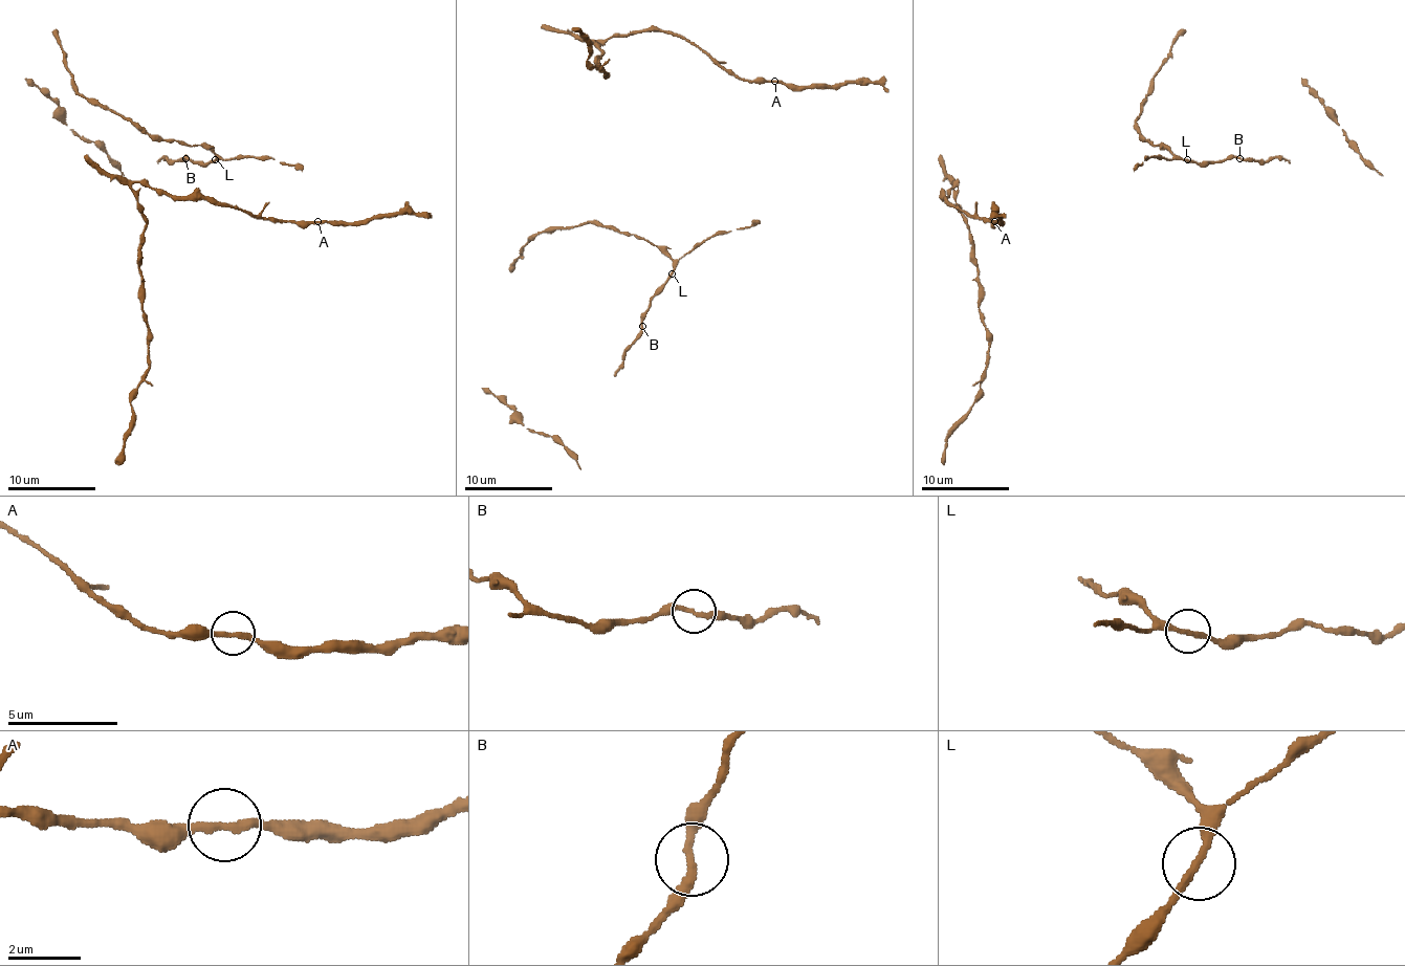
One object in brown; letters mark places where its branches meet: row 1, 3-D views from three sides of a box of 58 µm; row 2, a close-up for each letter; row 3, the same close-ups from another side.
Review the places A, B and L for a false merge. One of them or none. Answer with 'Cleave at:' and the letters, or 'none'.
Cleave at: none

